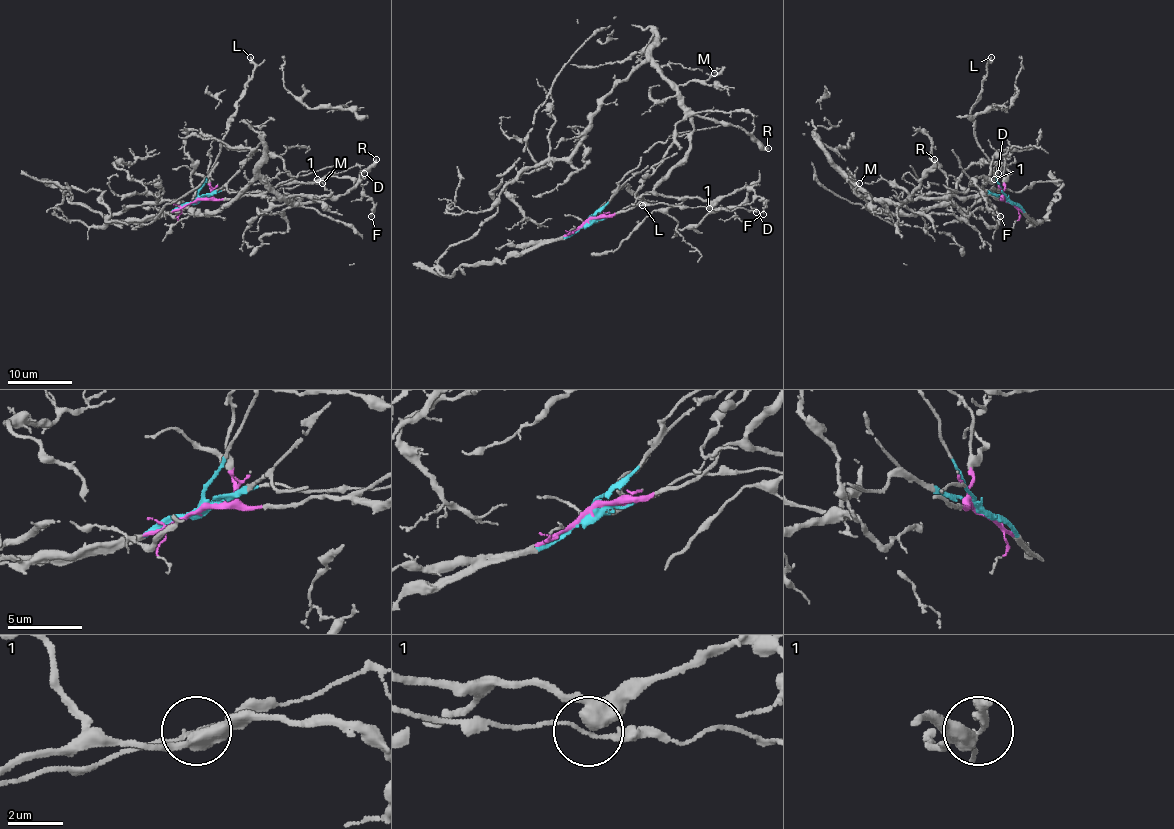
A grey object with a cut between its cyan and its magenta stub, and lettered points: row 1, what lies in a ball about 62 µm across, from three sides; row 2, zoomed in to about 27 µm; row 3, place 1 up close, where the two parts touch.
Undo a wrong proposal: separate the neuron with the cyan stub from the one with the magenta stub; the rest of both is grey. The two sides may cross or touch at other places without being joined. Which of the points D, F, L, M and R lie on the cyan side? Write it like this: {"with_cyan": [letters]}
{"with_cyan": ["D", "L"]}

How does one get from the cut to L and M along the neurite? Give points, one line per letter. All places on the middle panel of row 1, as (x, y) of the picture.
L: (586, 221), (612, 197), (614, 191), (625, 184), (646, 200), (643, 205)
M: (586, 221), (630, 210), (685, 155), (693, 117), (678, 86), (705, 81), (722, 68), (713, 73)

